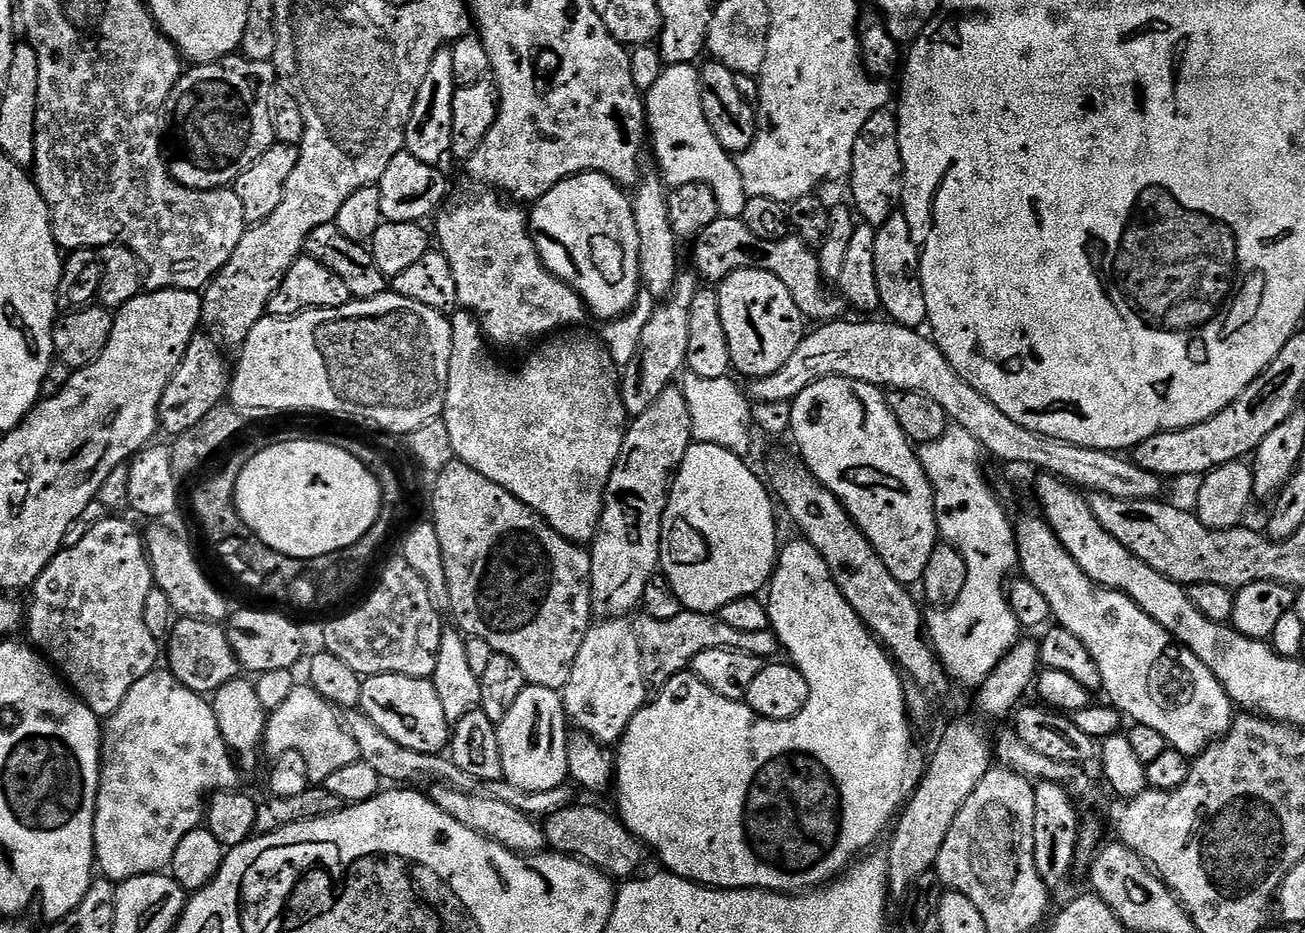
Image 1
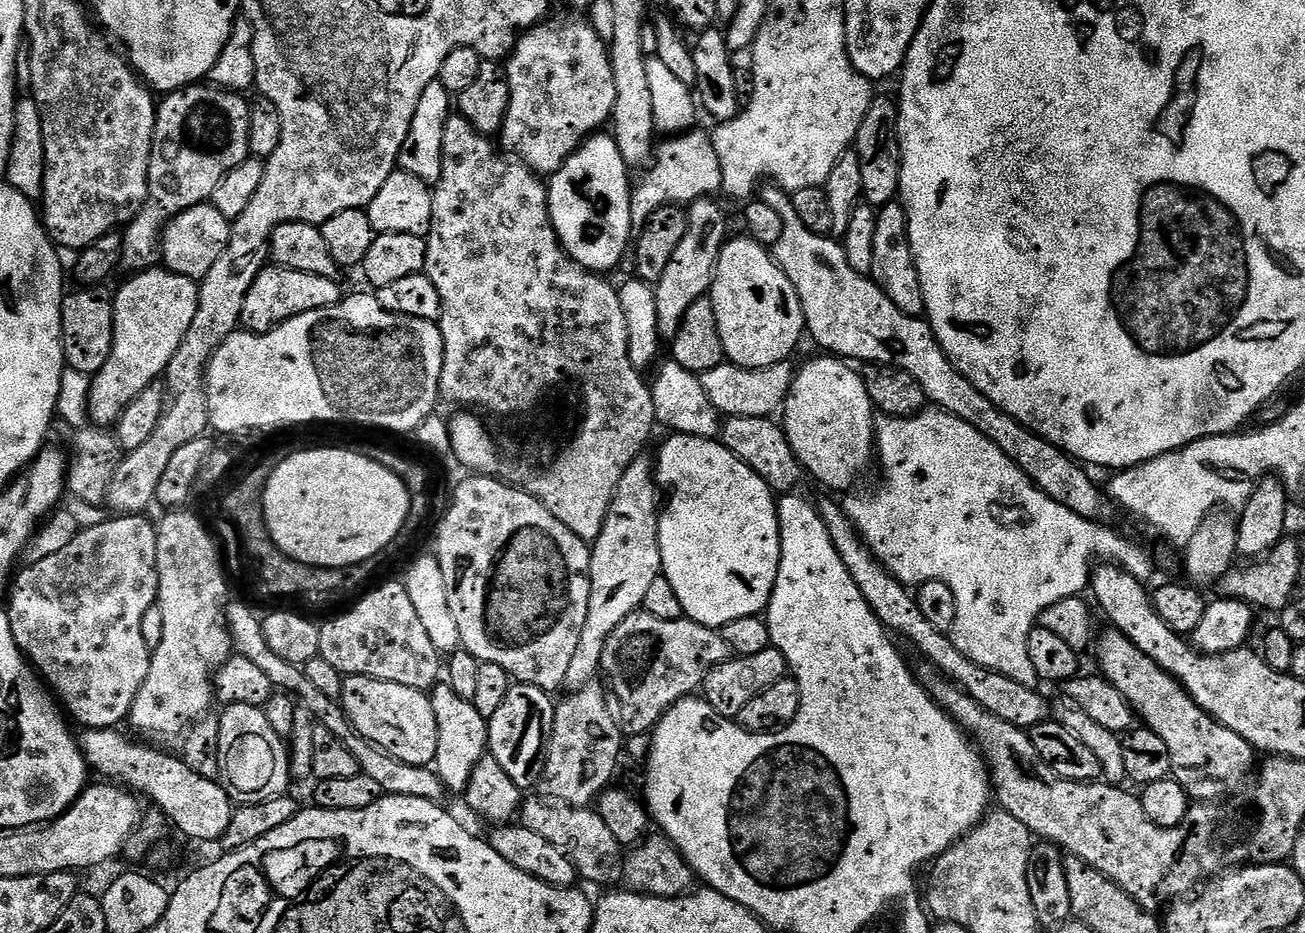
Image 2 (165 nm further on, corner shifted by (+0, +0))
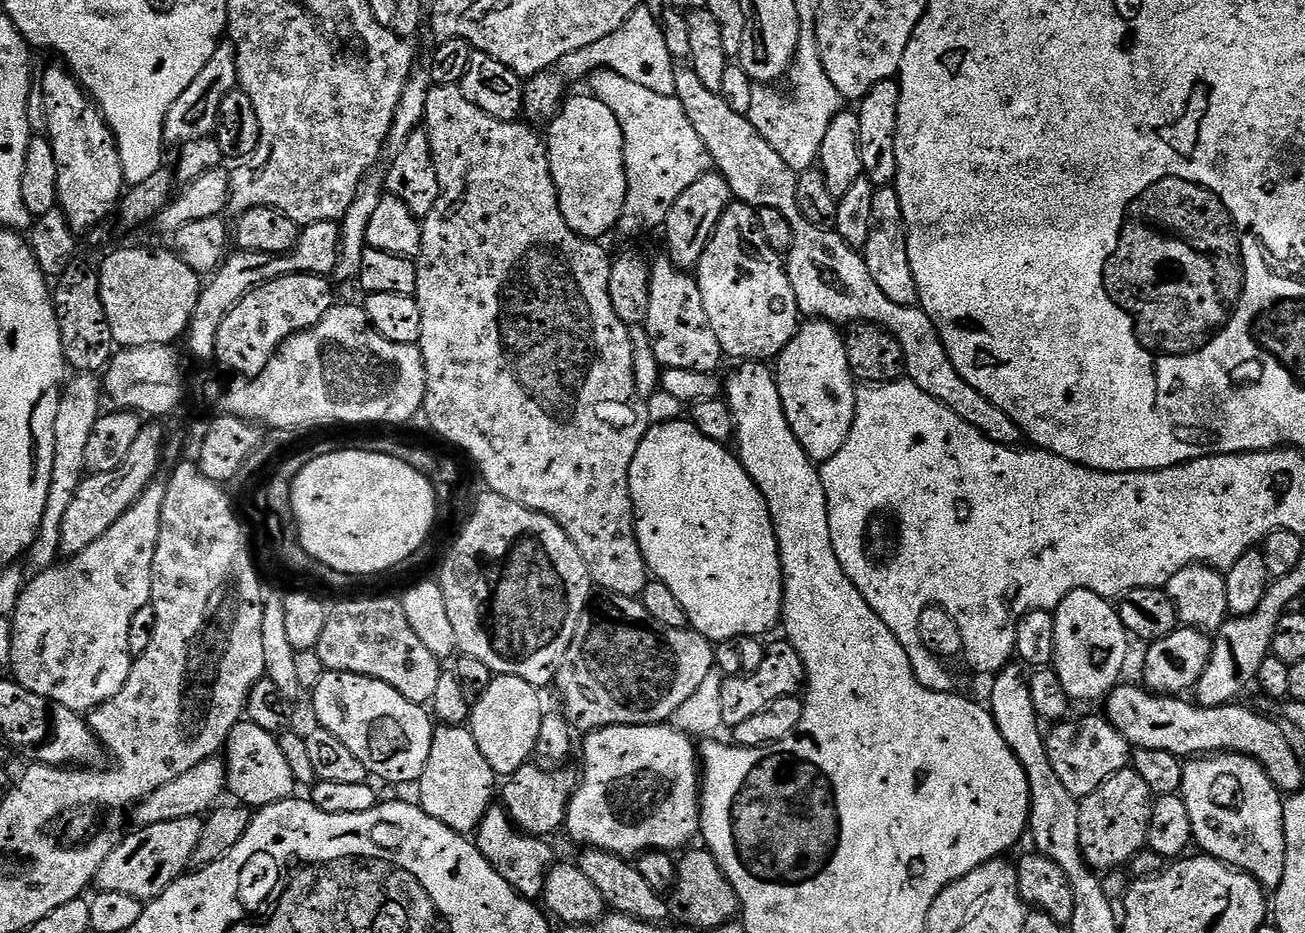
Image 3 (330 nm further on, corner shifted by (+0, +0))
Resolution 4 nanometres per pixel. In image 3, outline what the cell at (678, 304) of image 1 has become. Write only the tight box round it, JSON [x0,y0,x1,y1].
[662,170,734,270]

